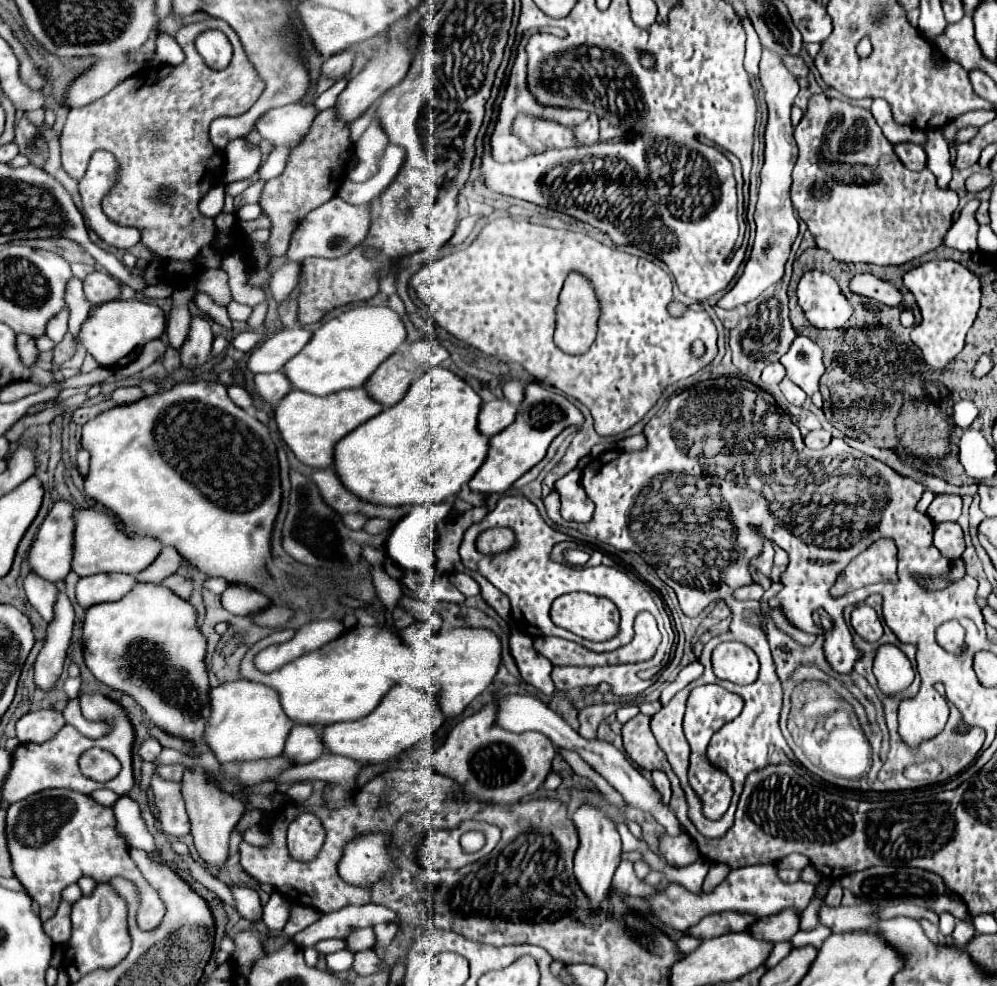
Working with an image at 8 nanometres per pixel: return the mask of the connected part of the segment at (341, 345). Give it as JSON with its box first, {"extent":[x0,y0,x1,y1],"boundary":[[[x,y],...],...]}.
{"extent":[284,306,406,396],"boundary":[[[360,306],[322,324],[310,342],[286,362],[284,374],[292,382],[292,388],[314,396],[328,396],[348,388],[362,388],[372,372],[388,356],[392,356],[404,340],[406,330],[394,310],[386,306]]]}

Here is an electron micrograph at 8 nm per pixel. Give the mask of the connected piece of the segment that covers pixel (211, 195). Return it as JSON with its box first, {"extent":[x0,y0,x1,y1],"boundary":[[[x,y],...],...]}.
{"extent":[198,186,224,218],"boundary":[[[214,186],[198,204],[200,214],[208,218],[216,218],[222,212],[224,206],[224,186]]]}

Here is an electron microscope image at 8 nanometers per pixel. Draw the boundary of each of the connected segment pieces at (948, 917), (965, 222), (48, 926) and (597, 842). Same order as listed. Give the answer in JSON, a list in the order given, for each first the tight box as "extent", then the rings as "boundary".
[{"extent":[938,914,956,936],"boundary":[[[940,914],[938,928],[940,928],[942,936],[950,936],[954,930],[954,924],[956,924],[956,918],[952,918],[952,914]]]},{"extent":[944,198,980,254],"boundary":[[[972,198],[960,212],[960,218],[952,224],[950,232],[944,238],[944,246],[952,246],[964,254],[976,252],[976,236],[978,236],[978,220],[976,220],[976,210],[980,206],[980,198]]]},{"extent":[44,900,72,946],"boundary":[[[60,900],[58,912],[54,914],[52,920],[44,922],[44,932],[52,938],[56,946],[64,946],[70,940],[70,908],[72,904],[66,900]]]},{"extent":[572,806,622,910],"boundary":[[[582,806],[574,812],[572,820],[576,824],[578,838],[580,838],[580,846],[578,846],[576,856],[574,856],[574,876],[576,876],[582,892],[590,900],[592,910],[598,910],[600,904],[604,900],[608,900],[610,882],[612,882],[616,866],[620,864],[620,852],[622,852],[620,836],[616,832],[616,824],[612,820],[608,820],[604,816],[604,812],[600,812],[598,808]]]}]

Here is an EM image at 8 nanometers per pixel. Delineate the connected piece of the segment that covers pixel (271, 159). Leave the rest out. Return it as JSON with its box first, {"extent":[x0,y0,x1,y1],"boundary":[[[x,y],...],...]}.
{"extent":[260,148,290,180],"boundary":[[[274,148],[268,156],[268,160],[260,166],[260,180],[270,180],[274,176],[278,176],[286,162],[288,162],[288,156],[290,156],[290,148]]]}

